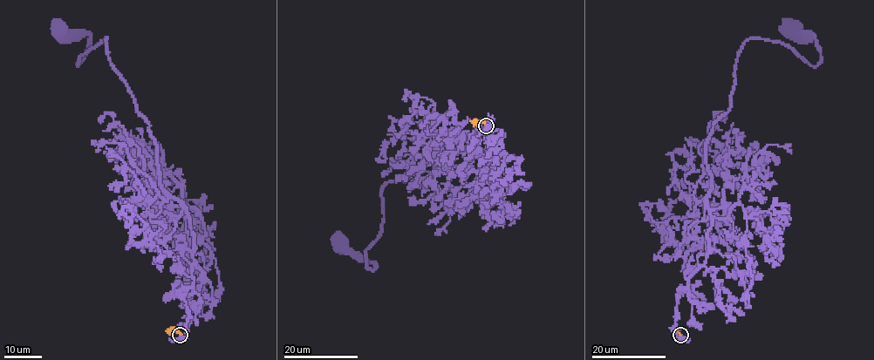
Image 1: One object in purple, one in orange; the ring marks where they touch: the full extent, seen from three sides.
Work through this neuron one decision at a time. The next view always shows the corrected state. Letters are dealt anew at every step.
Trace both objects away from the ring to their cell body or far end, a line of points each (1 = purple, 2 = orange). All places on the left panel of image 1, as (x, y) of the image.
1: (180, 335), (187, 209), (159, 181), (149, 124), (106, 38), (78, 64), (90, 37), (59, 30)
2: (180, 335), (178, 331), (167, 331)

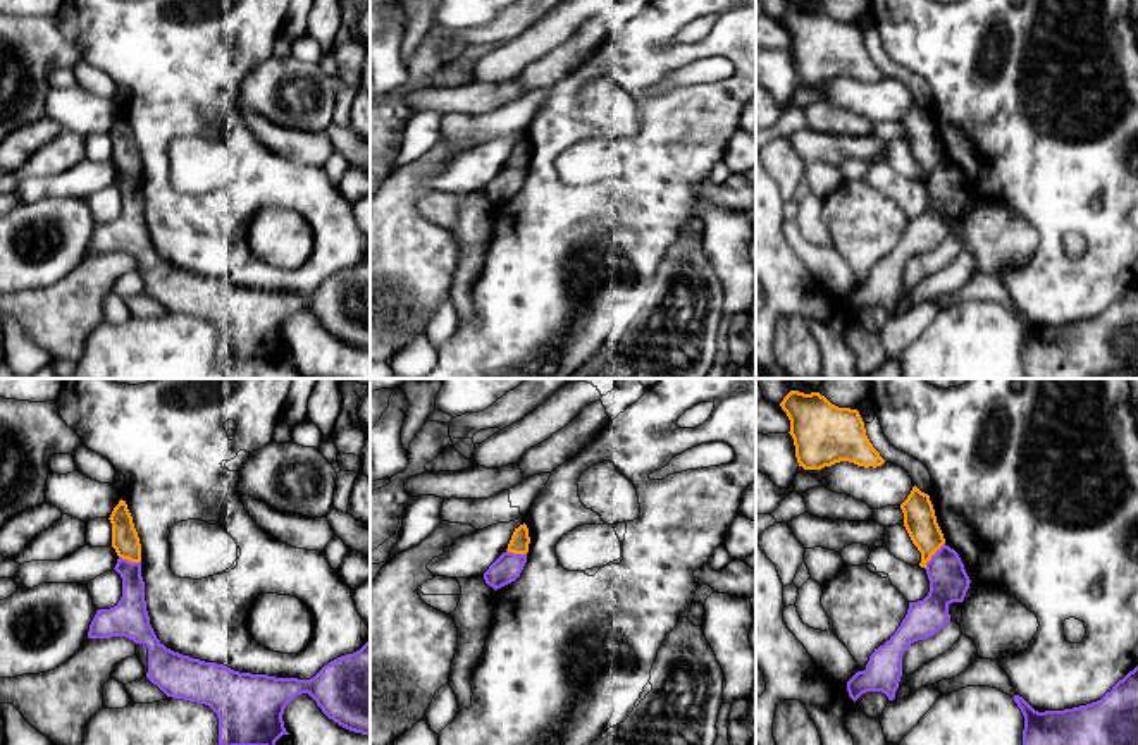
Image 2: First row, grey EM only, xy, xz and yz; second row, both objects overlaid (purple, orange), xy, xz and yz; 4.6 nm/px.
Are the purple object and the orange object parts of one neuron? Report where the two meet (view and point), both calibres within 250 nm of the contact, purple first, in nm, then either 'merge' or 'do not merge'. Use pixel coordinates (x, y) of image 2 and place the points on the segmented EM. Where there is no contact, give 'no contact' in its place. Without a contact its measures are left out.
contact yz (932, 556); calibres 190 and 150 nm; do not merge

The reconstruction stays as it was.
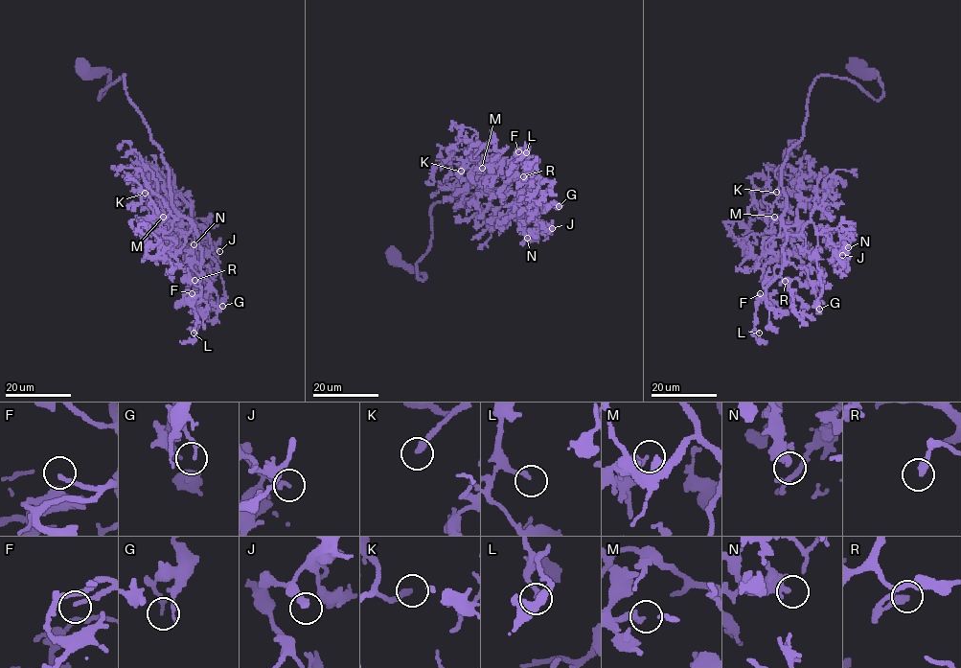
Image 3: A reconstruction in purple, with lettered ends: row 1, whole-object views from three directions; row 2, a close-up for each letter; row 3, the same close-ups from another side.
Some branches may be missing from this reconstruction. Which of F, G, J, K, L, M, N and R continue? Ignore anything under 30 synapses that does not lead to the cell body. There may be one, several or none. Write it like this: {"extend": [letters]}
{"extend": ["F", "K", "L", "R"]}

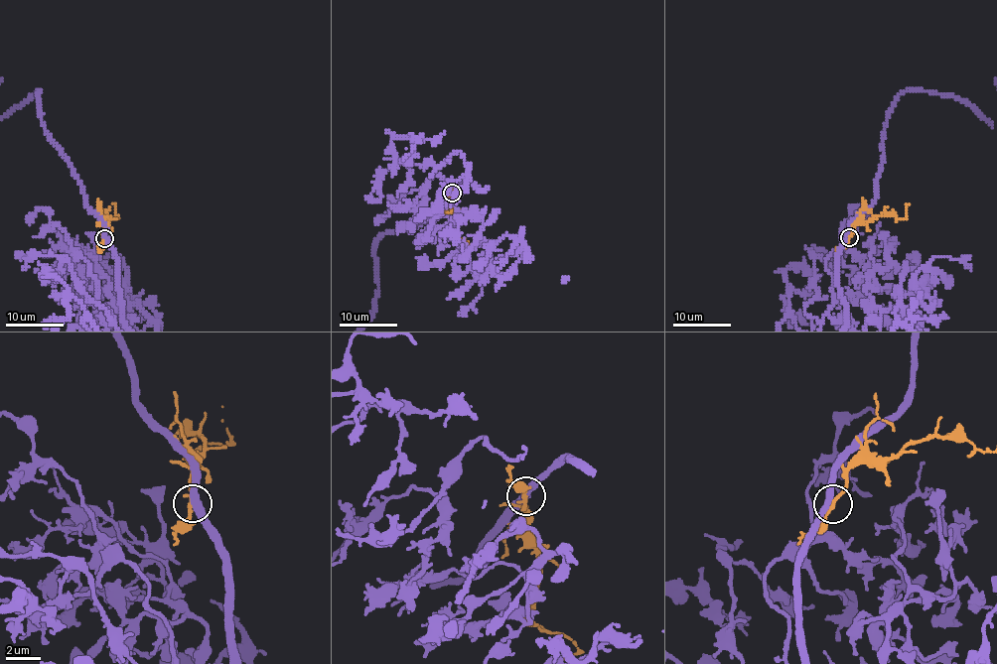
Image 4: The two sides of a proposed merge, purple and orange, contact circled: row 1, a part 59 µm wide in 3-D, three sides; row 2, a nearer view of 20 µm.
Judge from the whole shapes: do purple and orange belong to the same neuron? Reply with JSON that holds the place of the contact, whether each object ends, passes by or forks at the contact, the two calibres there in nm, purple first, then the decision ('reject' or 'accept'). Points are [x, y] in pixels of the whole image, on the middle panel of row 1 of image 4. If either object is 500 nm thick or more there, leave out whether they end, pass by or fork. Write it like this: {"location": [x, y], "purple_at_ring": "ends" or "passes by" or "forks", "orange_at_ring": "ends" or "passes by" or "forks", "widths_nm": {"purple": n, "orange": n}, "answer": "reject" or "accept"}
{"location": [452, 193], "purple_at_ring": "passes by", "orange_at_ring": "passes by", "widths_nm": {"purple": 400, "orange": 200}, "answer": "reject"}

